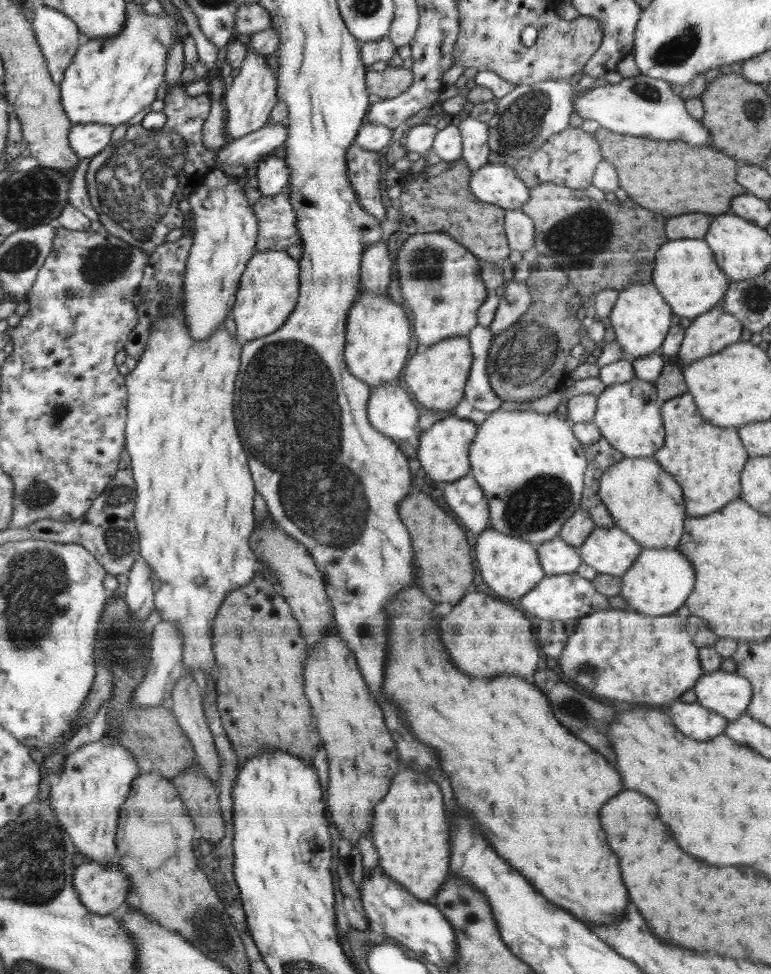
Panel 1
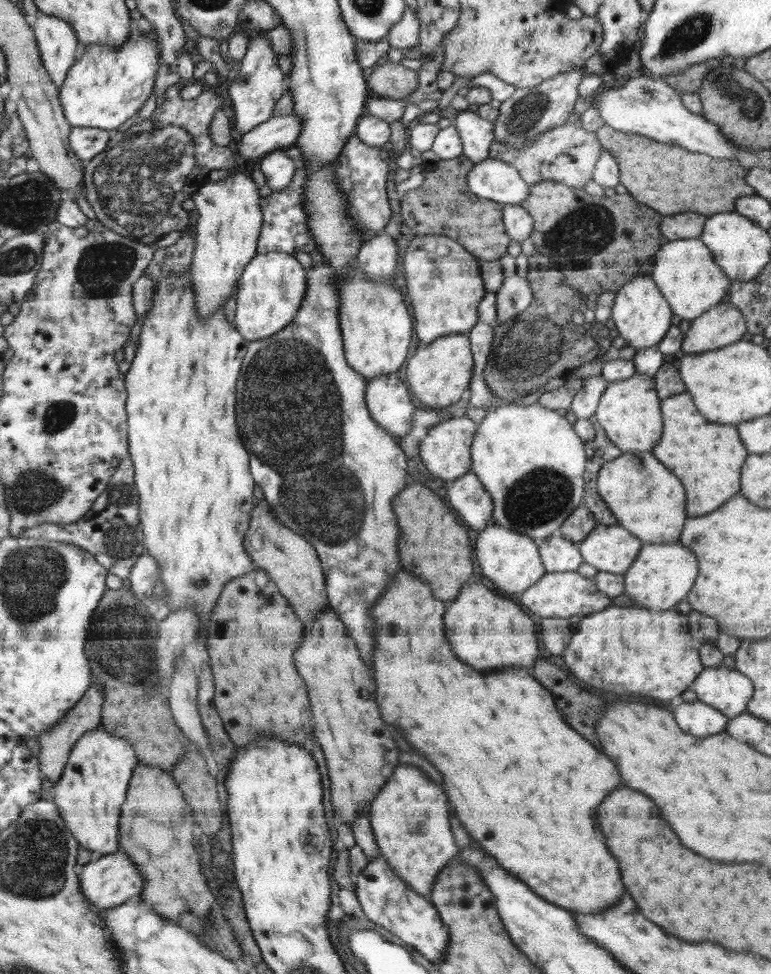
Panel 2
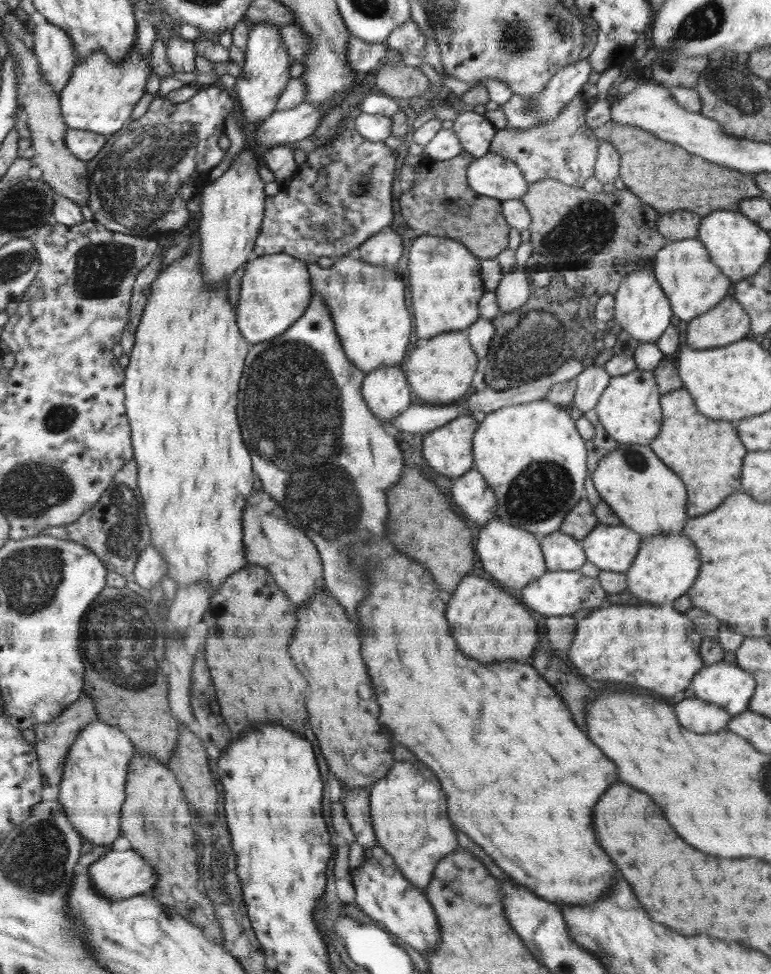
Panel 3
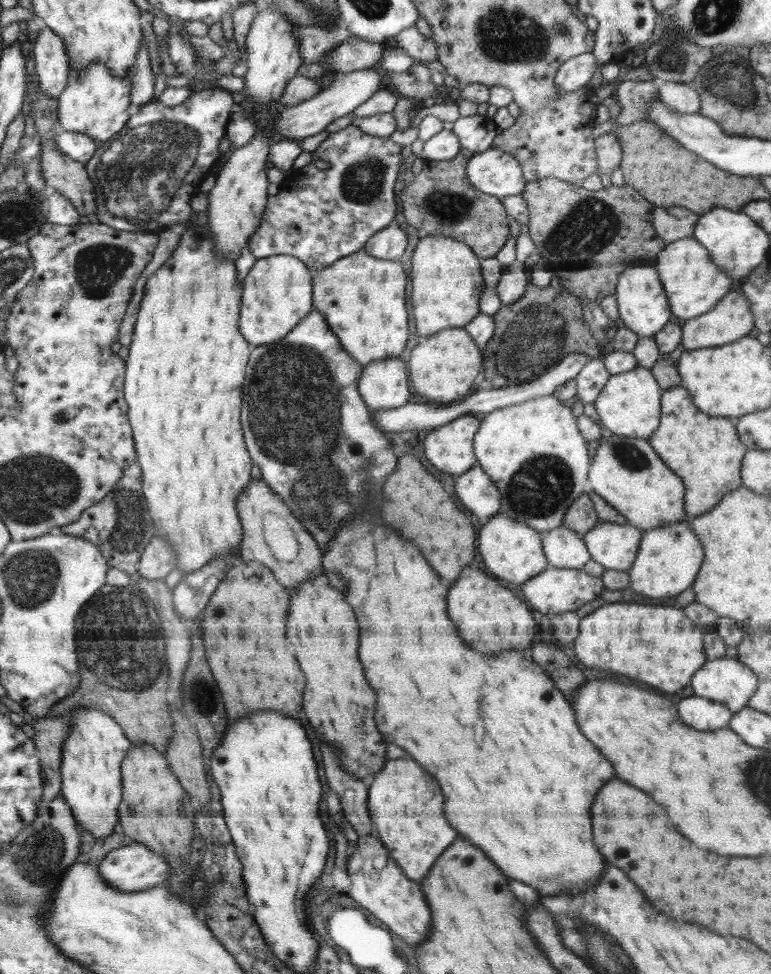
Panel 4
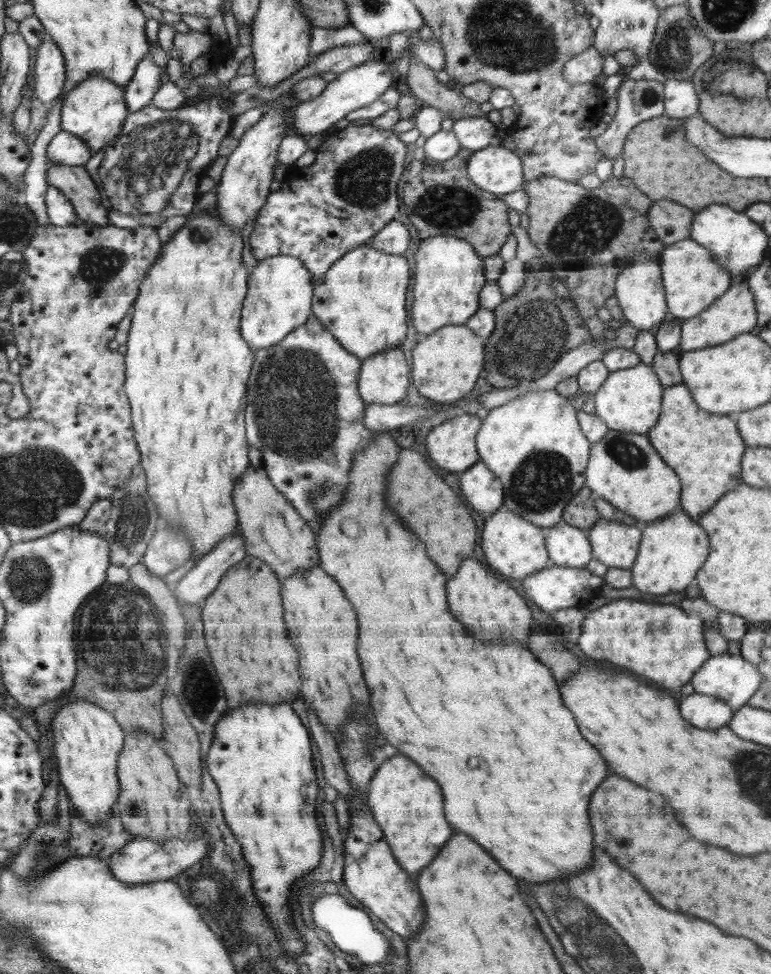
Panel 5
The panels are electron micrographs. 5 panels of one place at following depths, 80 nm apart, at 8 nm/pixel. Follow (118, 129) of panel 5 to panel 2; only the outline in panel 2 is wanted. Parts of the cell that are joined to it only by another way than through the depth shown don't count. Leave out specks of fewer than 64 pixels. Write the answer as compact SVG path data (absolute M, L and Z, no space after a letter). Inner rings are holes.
M152 28L147 35L136 30L136 34L119 47L99 44L84 46L60 87L67 121L73 127L111 131L132 118L146 104L154 88L161 53L156 50L158 39L159 34Z

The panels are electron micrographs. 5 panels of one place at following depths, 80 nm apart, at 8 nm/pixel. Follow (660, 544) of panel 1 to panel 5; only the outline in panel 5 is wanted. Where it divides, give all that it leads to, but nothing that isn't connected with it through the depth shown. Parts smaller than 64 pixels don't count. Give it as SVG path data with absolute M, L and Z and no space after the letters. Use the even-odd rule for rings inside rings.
M608 429L608 432L598 442L592 444L587 469L585 470L585 486L594 495L604 498L624 514L638 518L642 525L656 522L681 508L680 480L664 464L664 460L654 450L647 434Z

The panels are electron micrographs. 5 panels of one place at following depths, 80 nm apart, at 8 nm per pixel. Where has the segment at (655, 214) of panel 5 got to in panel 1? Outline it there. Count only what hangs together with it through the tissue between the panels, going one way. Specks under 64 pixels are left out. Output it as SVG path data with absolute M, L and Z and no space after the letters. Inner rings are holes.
M686 214L686 216L678 216L678 218L672 217L666 220L666 236L669 241L683 238L702 239L714 218L714 215L706 216L706 214Z

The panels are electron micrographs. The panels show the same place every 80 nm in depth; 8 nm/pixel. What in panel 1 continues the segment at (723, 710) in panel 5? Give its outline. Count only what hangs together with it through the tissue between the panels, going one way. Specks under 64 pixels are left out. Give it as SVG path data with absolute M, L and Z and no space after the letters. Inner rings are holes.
M680 701L670 710L668 716L672 718L674 726L688 738L696 738L696 740L708 740L708 738L716 738L722 735L729 724L727 718L721 714L704 708L701 704L685 703Z

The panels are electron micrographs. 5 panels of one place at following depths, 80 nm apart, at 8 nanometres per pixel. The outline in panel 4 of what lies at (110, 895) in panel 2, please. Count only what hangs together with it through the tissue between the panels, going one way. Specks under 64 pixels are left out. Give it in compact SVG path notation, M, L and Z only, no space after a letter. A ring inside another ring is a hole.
M139 842L111 850L99 862L99 874L124 892L140 892L163 884L172 876L167 858Z

